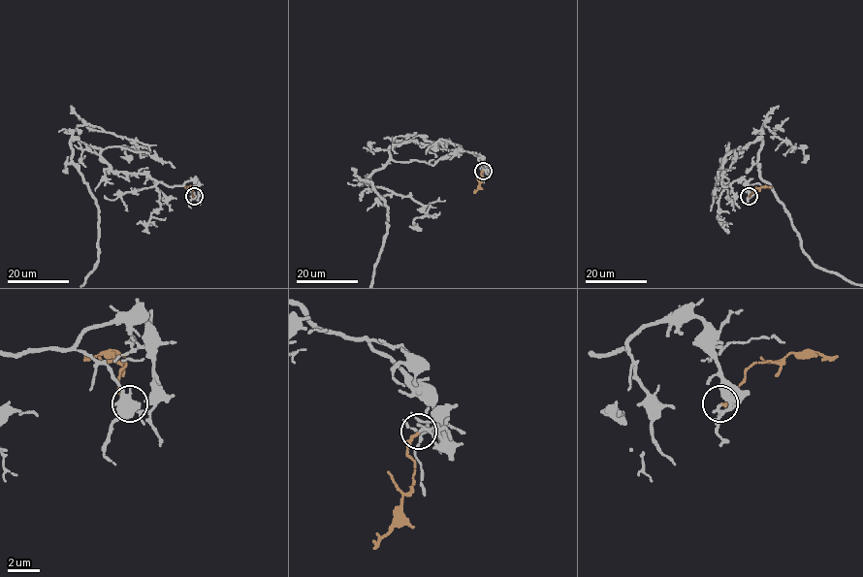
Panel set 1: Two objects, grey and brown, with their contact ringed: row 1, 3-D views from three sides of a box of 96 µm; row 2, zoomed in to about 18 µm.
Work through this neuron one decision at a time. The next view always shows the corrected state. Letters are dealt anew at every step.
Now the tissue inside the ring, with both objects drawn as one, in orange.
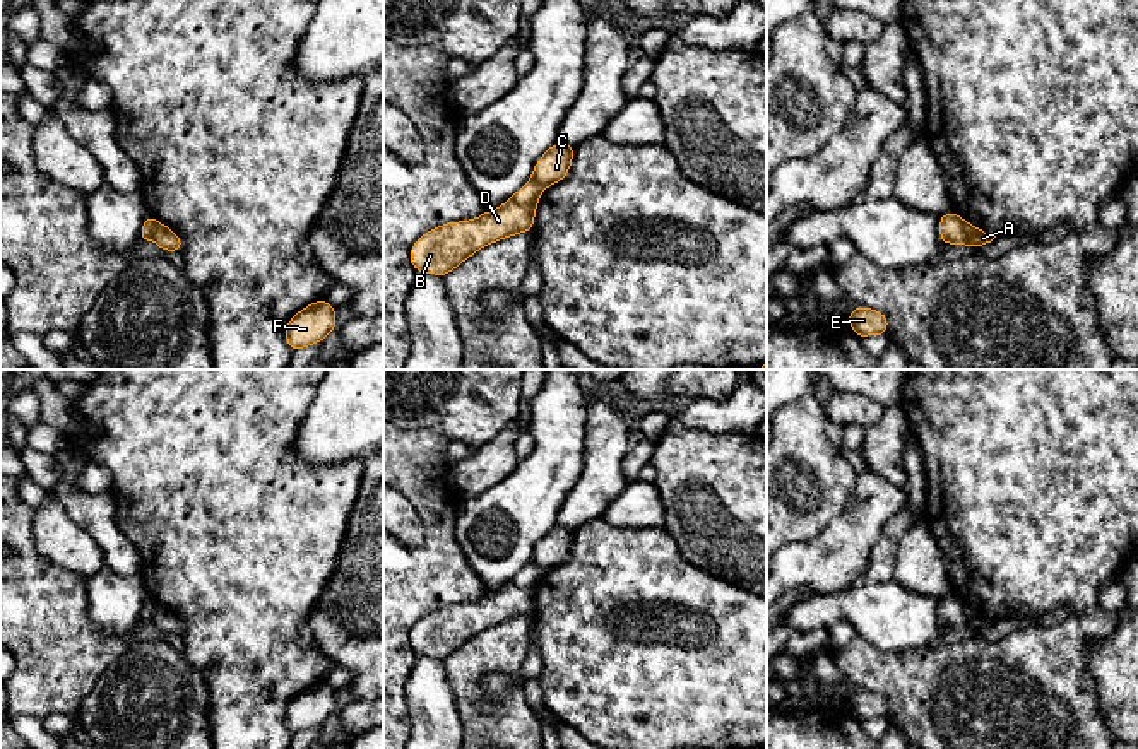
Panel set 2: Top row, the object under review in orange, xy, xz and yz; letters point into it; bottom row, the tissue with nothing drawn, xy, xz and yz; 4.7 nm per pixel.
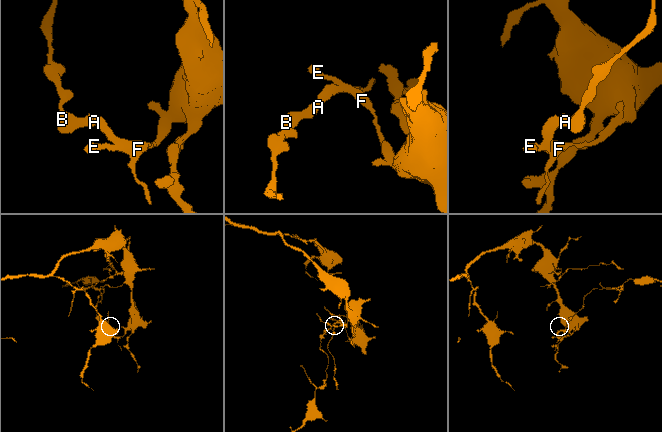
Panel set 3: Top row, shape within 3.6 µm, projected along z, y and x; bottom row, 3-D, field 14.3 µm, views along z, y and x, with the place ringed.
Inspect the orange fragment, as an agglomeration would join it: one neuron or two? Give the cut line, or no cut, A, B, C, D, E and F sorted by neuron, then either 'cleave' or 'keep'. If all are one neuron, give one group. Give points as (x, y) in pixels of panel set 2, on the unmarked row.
cut in yz along (964, 606), (969, 626); A B D / C E F; cleave

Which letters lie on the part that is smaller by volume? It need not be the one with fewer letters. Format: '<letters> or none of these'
A, B, D

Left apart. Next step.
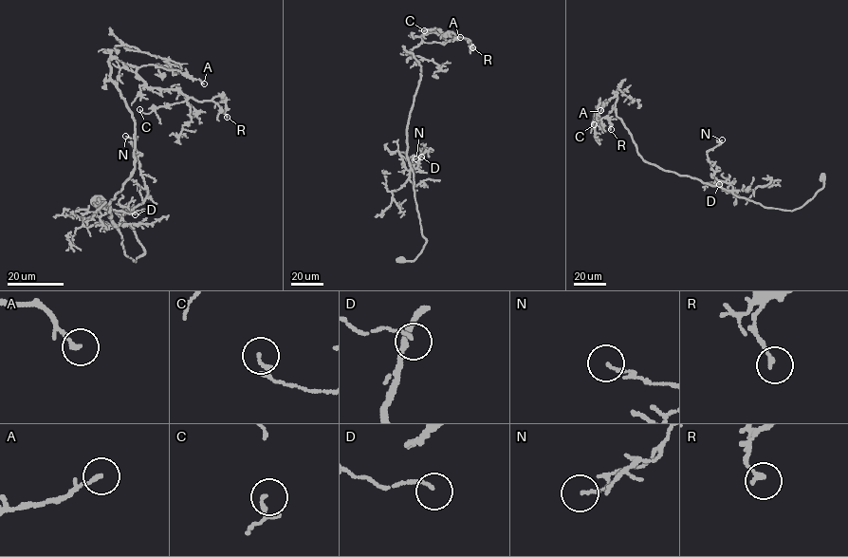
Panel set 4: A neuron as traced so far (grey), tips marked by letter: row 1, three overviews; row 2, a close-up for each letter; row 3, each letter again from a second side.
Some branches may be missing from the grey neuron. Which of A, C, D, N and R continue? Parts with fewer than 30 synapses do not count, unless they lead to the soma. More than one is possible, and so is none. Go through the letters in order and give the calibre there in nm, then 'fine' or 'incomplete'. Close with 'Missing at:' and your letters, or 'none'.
A: 160 nm | fine
C: 100 nm | fine
D: 120 nm | fine
N: 120 nm | fine
R: 160 nm | fine
Missing at: none

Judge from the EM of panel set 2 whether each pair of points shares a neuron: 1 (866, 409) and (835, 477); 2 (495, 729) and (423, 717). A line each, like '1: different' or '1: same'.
1: different
2: different

